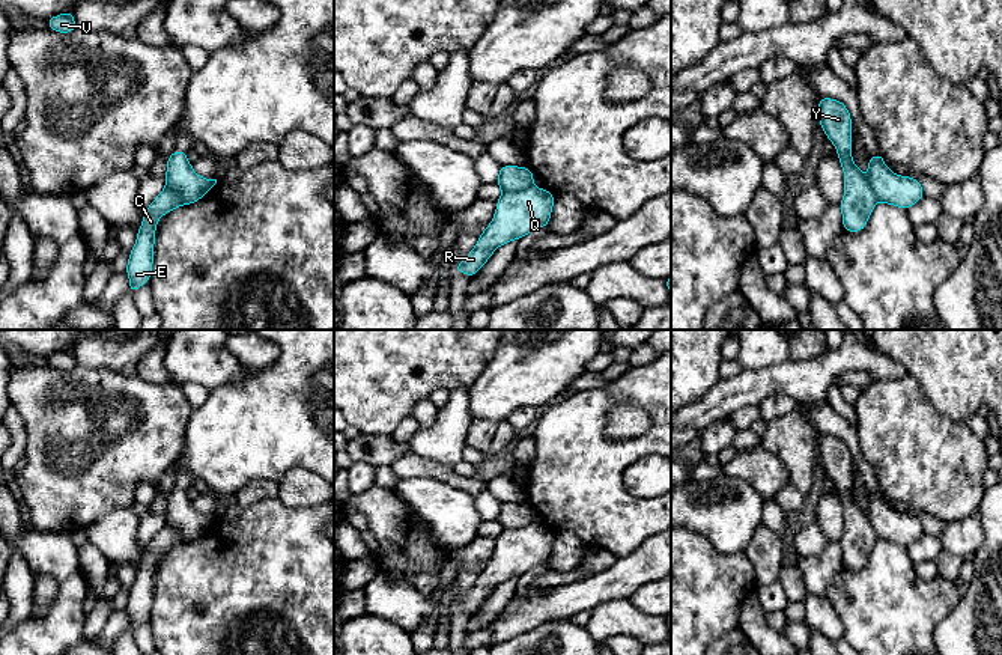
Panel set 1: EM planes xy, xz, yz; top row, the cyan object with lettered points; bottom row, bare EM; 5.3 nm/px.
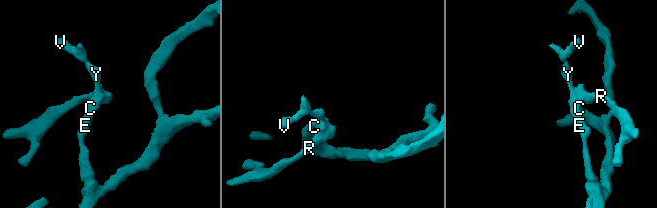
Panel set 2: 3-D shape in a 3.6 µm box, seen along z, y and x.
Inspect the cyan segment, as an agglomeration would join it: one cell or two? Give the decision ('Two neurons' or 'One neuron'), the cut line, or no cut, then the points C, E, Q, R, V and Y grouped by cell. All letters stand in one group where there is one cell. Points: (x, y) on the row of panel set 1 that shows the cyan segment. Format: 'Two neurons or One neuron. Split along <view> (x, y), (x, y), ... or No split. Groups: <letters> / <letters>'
Two neurons. Split along xz (531, 184), (503, 193). Groups: C E V Y / Q R

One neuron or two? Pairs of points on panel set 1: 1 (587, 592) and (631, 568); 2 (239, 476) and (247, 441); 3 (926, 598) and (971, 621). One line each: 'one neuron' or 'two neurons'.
1: one neuron
2: one neuron
3: two neurons

